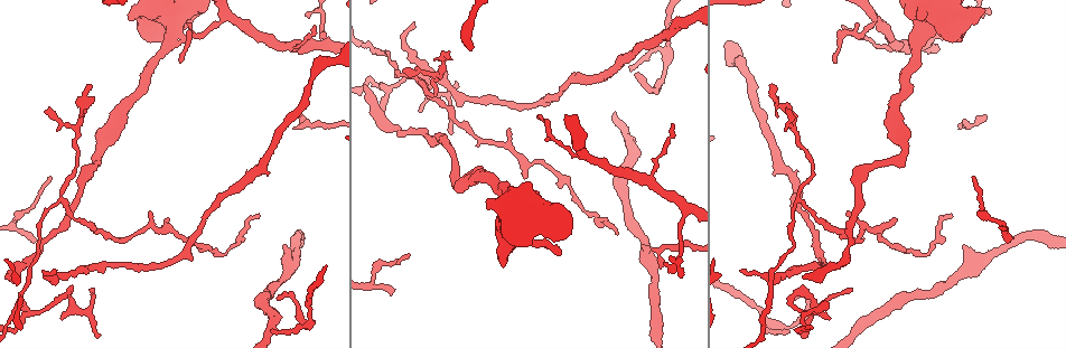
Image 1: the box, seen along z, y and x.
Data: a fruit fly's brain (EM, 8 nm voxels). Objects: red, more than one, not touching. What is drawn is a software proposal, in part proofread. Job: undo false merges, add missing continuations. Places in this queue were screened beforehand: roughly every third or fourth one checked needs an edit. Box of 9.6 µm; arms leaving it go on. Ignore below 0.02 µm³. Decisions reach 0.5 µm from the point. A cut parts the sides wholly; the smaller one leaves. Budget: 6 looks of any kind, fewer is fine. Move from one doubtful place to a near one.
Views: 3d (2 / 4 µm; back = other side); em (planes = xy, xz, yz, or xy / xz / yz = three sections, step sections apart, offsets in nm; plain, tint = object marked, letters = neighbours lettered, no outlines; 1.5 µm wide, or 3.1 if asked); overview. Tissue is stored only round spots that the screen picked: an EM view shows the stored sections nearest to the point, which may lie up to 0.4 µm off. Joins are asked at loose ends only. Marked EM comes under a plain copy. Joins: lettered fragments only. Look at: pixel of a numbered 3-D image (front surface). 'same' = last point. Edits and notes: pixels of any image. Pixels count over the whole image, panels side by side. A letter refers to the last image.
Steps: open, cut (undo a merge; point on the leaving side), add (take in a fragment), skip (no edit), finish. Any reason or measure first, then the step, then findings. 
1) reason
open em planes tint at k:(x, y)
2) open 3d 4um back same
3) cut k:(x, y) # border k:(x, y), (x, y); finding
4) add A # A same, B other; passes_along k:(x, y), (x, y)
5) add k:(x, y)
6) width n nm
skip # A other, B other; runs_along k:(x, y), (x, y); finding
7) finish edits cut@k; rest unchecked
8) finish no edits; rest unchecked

tapers out
open 3d 4um at 1:(280, 295)

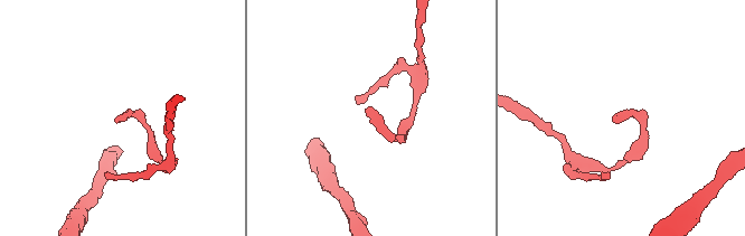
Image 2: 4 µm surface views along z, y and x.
open em xz step 8 tint at 2:(615, 118)

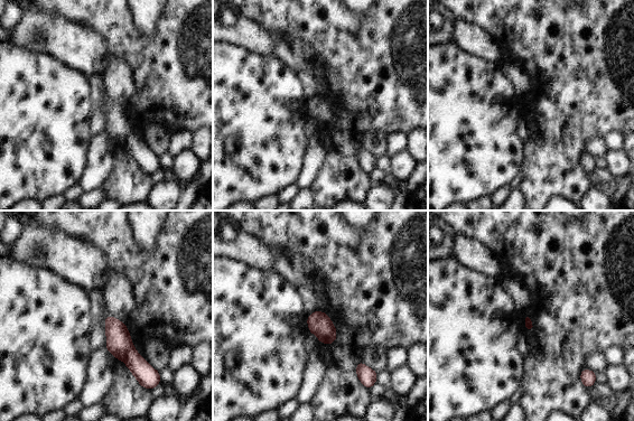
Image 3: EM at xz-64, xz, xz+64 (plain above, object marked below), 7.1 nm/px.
open em yz step 8 letters same

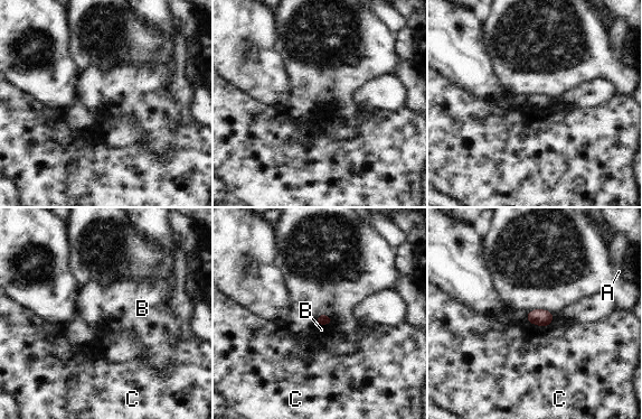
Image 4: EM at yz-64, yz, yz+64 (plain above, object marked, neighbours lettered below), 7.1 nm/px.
longest_contact C 200 nm
skip # A other, B other, C other; border 4:(526, 319), (541, 326), (553, 320); none of them fits

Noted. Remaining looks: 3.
a narrow waist
open em planes letters at 1:(812, 297)

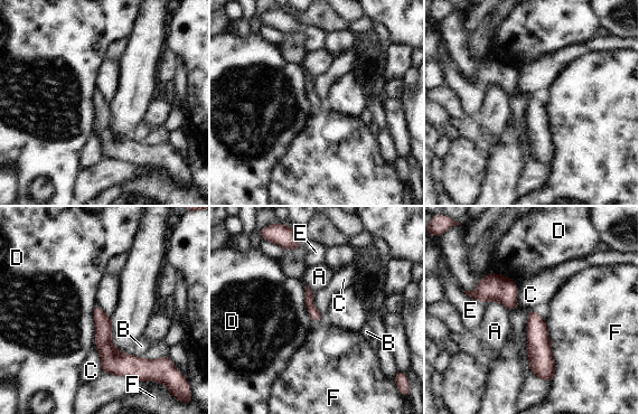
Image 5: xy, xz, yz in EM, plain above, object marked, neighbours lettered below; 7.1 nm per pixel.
width 90 nm
skip # A other, B other, C other, D other, E other, F other; runs_along 5:(97, 309), (104, 345), (137, 370); all the same neuron

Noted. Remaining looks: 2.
free end
open em planes letters at 1:(743, 270)

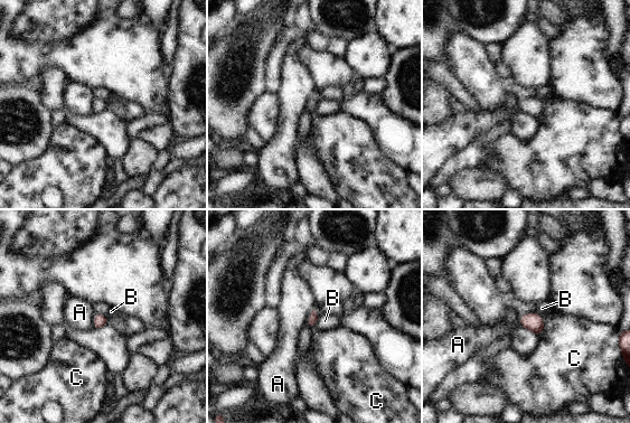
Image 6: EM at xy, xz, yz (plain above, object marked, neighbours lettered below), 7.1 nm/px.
skip # A other, B other, C other; border 6:(313, 308), (306, 325); none of them fits

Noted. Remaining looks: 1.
finish no edits; rest unchecked

